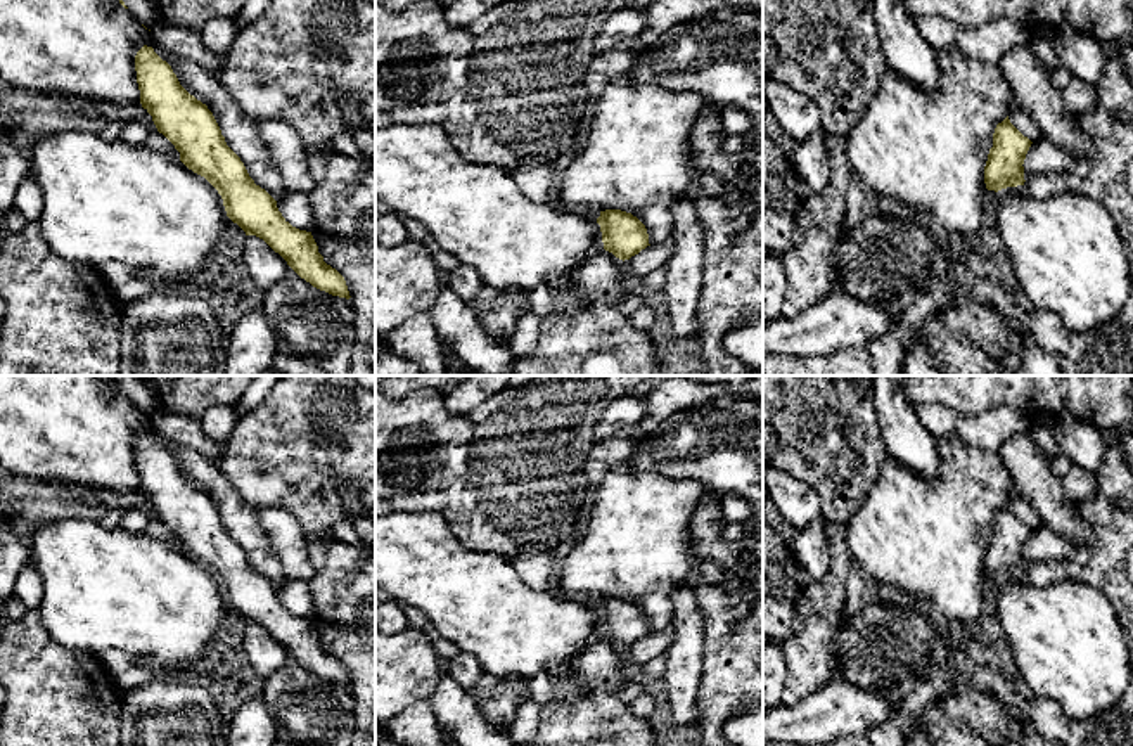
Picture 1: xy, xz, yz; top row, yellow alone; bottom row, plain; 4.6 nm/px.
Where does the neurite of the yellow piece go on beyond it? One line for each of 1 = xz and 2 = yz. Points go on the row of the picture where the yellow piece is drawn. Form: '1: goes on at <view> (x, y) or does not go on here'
1: does not go on here
2: does not go on here

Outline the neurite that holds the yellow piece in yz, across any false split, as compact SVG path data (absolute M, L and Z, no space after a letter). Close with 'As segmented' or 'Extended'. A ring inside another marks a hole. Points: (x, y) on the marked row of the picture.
M1008 116L996 125L993 147L984 166L984 183L988 190L998 192L1007 187L1024 185L1022 164L1031 144L1033 142L1010 123Z. As segmented

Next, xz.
M605 209L600 211L597 223L600 225L604 249L623 261L650 246L645 225L631 213Z. As segmented

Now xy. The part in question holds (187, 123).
M152 47L135 55L140 104L180 152L180 161L221 196L227 216L263 239L313 287L349 299L344 277L323 261L311 232L292 227L277 201L249 177L206 104L190 95Z. As segmented

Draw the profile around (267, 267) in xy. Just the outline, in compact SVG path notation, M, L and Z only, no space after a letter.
M246 235L242 258L261 291L272 289L291 268L278 253L256 235Z

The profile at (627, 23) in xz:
M619 9L604 23L593 40L593 52L600 54L614 48L619 42L638 38L647 28L643 10Z

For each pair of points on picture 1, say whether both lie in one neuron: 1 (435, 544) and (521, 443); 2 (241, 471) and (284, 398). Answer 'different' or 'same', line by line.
1: different
2: same

